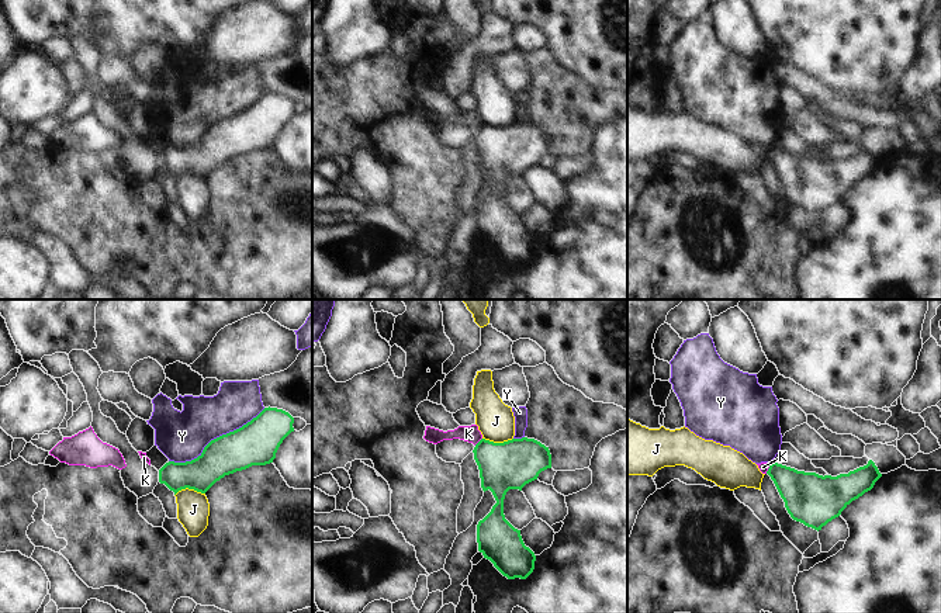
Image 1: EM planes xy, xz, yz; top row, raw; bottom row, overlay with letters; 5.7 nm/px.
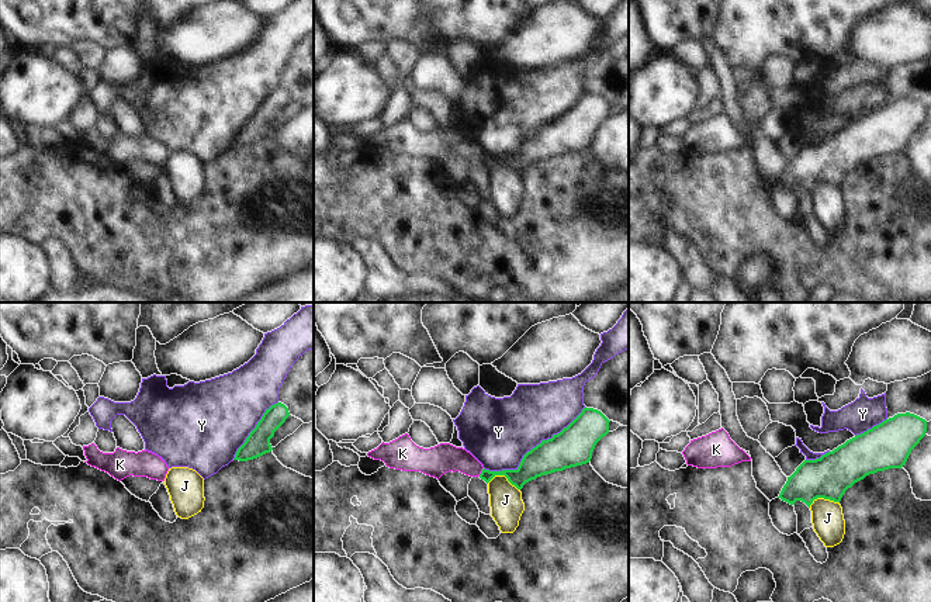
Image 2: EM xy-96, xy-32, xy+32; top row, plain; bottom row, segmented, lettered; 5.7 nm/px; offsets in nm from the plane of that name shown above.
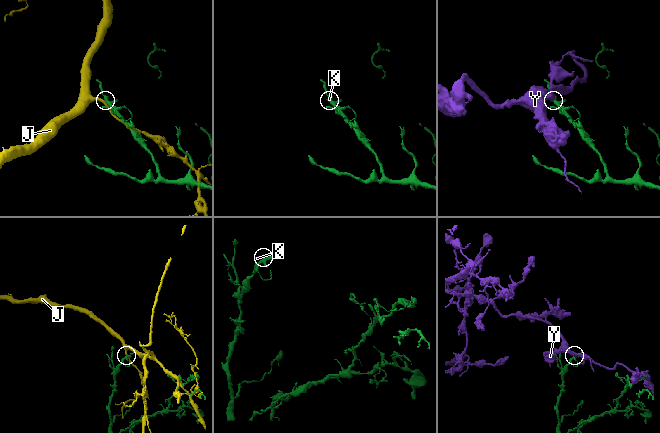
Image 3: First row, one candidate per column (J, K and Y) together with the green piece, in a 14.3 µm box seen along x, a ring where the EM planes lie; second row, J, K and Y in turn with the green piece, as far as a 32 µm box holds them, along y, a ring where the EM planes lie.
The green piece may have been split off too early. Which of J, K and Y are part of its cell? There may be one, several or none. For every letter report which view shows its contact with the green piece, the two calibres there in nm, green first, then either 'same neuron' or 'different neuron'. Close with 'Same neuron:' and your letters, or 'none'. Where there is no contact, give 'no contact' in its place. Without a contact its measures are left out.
J: xy | 220/190 nm | different neuron
K: xz | 280/100 nm | different neuron
Y: xy | 260/280 nm | different neuron
Same neuron: none

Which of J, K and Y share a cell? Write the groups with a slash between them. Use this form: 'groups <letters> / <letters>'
groups J / K / Y

